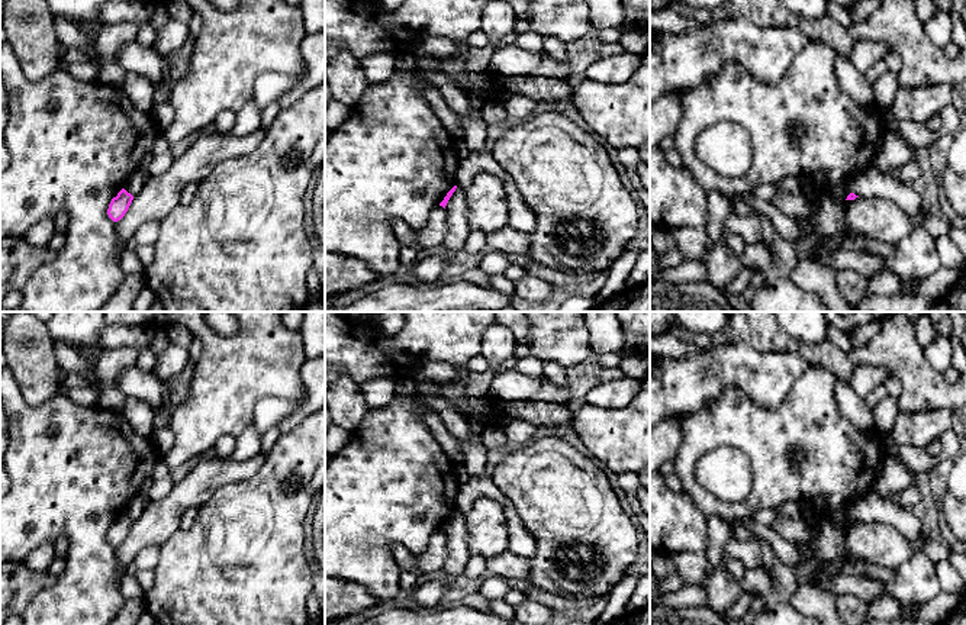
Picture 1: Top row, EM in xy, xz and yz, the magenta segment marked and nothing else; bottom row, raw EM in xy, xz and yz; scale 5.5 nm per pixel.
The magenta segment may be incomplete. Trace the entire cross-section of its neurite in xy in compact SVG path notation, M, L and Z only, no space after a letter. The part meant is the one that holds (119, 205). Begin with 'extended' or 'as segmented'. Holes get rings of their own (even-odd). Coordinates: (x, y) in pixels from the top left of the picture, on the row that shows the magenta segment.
as segmented; M122 189L116 197L112 199L107 215L113 222L120 220L125 213L128 212L131 203L133 200L133 196L128 193L125 189Z

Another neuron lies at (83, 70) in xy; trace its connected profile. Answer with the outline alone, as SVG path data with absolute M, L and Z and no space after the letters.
M86 59L70 65L67 71L77 80L87 81L87 83L97 80L97 74L99 74L97 67Z

